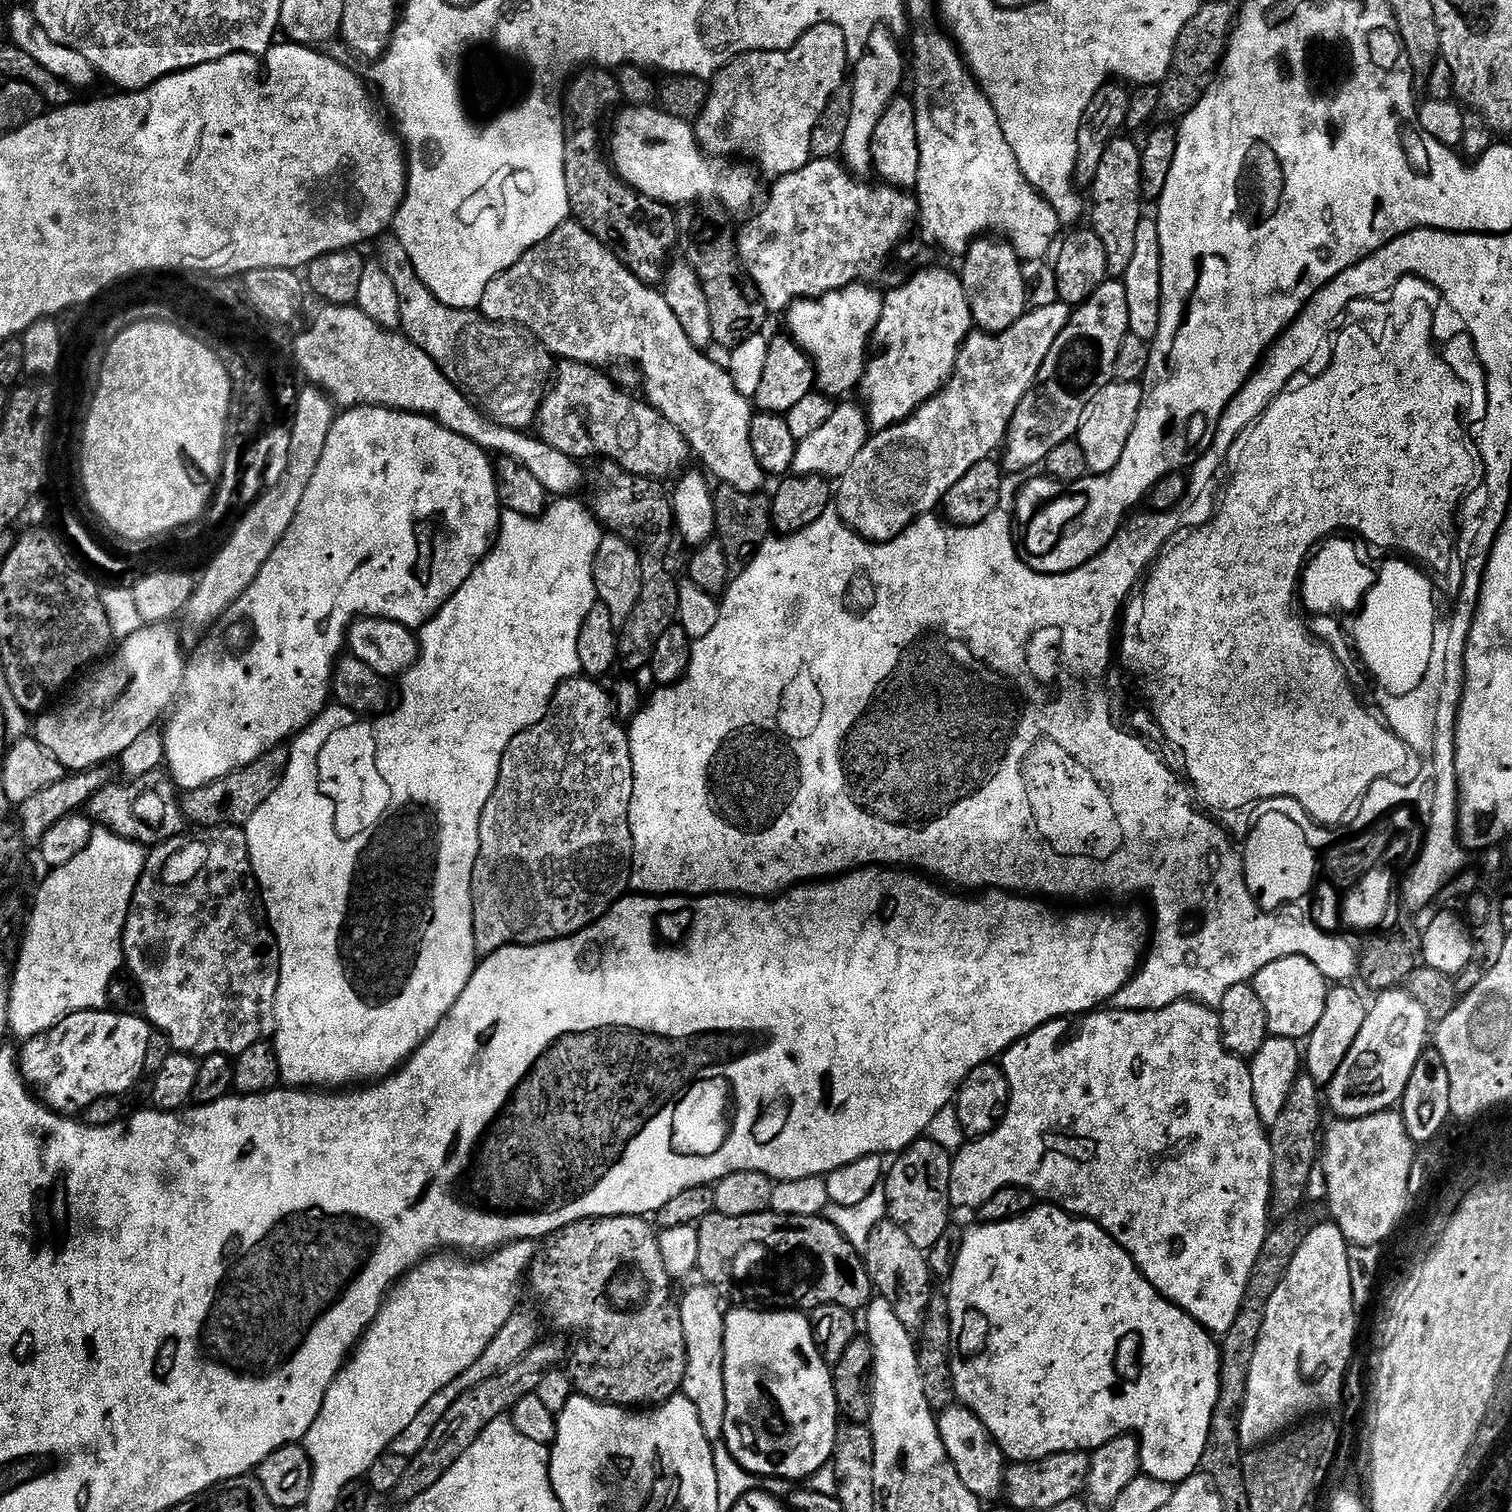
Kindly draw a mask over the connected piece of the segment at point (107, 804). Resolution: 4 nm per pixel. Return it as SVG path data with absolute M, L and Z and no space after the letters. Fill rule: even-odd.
M144 770L141 776L133 778L129 784L109 782L86 805L89 812L97 820L101 829L115 832L123 840L133 840L141 846L163 844L165 840L173 840L185 831L186 817L181 797L171 776L164 770Z

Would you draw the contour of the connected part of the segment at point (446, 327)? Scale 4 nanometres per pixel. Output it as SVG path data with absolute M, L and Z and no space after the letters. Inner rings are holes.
M385 235L375 245L374 256L384 256L384 265L380 268L394 282L398 294L398 310L401 314L399 331L415 348L420 348L431 359L444 352L444 366L441 370L448 369L448 348L452 348L452 340L460 340L460 328L472 328L472 324L468 324L468 310L447 308L445 304L438 302L432 291L421 282L420 275L410 262L402 242L396 239L395 235Z

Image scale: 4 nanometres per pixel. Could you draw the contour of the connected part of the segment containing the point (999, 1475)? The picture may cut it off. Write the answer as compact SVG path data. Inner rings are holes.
M949 1406L939 1413L938 1425L940 1437L946 1446L946 1454L954 1462L965 1486L984 1502L994 1499L999 1492L1001 1495L1005 1491L1006 1457L983 1422L969 1408Z

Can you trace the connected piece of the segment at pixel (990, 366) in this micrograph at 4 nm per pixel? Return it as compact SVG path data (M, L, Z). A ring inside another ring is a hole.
M1019 325L1008 327L1000 333L984 333L979 330L974 330L969 333L967 339L964 340L960 347L958 358L955 360L955 370L947 384L942 387L937 396L933 396L918 411L914 416L909 417L904 422L892 427L877 431L872 437L869 437L867 443L861 452L855 457L852 466L846 471L846 474L841 476L834 490L834 511L839 515L839 518L849 529L858 533L868 543L884 543L892 540L893 536L902 533L913 523L923 516L931 515L942 503L946 493L950 487L967 474L973 466L978 462L991 459L994 453L1002 444L1007 432L1009 435L1012 420L1019 413L1020 404L1027 396L1034 382L1039 379L1041 366L1044 365L1046 358L1049 356L1049 347L1044 344L1044 336L1040 332L1020 332Z

